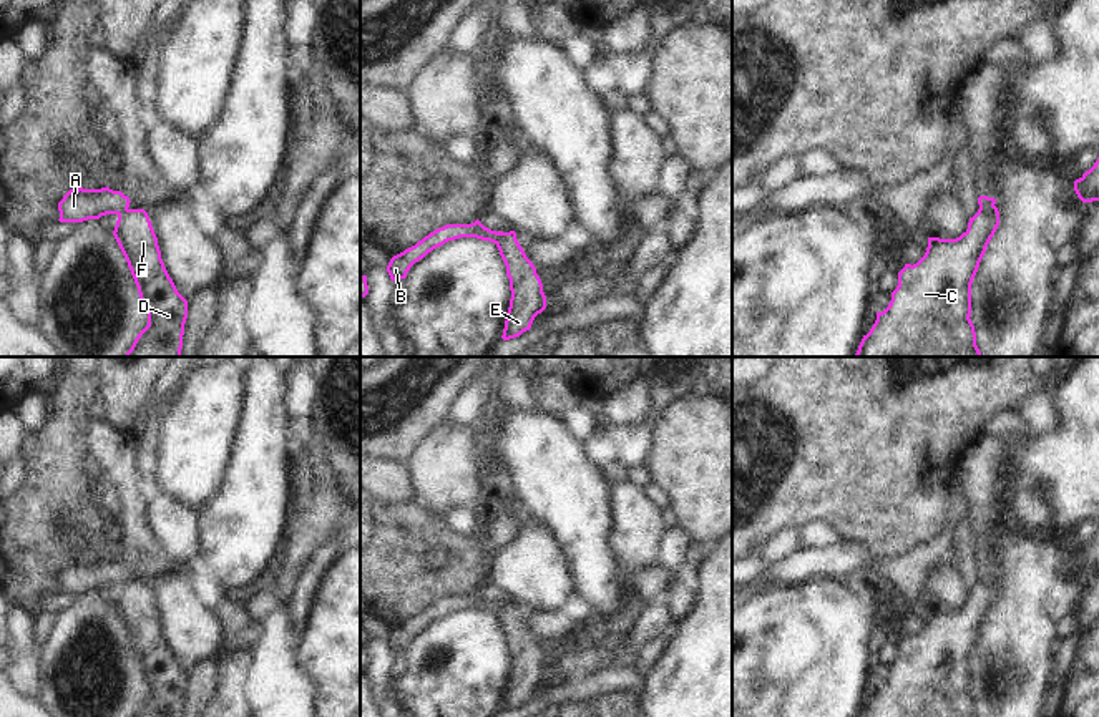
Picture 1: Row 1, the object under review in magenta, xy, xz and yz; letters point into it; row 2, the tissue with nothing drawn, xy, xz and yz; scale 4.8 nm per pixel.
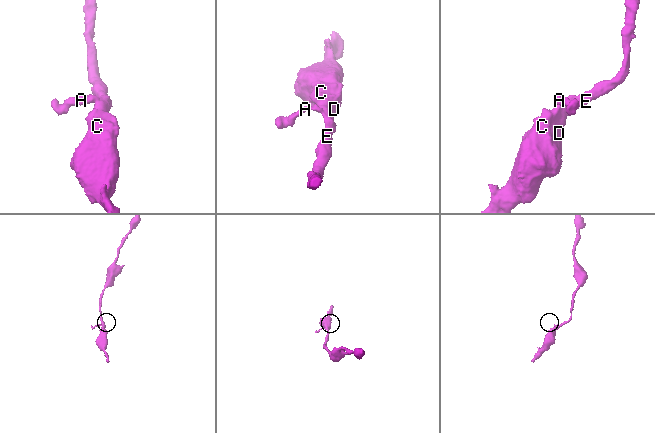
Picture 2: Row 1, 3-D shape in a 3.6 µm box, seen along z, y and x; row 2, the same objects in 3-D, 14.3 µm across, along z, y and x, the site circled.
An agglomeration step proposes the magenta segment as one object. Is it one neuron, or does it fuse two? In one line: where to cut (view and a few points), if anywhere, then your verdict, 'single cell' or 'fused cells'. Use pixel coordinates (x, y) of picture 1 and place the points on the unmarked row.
cut yz (995, 578), (980, 581); fused cells

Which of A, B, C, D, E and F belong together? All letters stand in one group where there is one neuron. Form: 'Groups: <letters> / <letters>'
Groups: A B / C D E F.

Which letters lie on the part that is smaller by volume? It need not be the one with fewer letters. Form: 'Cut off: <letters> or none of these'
Cut off: A, B

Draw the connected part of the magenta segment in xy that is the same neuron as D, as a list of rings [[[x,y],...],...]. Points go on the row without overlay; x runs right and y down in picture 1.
[[[144,581],[123,583],[113,607],[148,684],[148,697],[133,717],[183,717],[188,672],[178,664],[164,639],[148,584]]]

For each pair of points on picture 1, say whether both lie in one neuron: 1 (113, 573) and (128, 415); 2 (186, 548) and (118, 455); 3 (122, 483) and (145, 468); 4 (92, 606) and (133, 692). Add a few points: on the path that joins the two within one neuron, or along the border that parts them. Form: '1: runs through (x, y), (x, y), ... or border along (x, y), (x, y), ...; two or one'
1: border along (103, 419), (133, 442); two
2: border along (146, 505), (146, 528), (156, 543); two
3: border along (133, 442), (136, 490), (146, 505); two
4: runs through (110, 628), (120, 643), (125, 671); one

